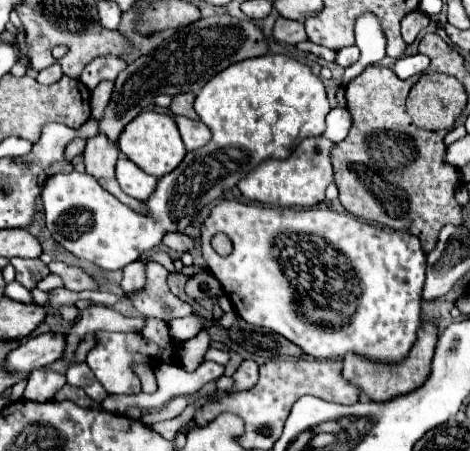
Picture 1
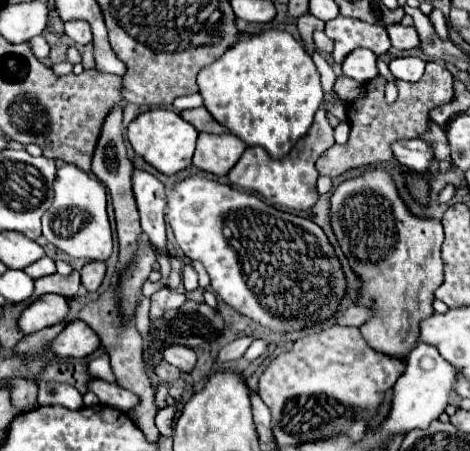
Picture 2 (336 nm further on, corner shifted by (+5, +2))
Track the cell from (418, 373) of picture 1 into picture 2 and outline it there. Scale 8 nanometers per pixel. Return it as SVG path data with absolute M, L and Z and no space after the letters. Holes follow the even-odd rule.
M375 169L363 177L341 183L331 197L331 225L333 231L351 263L351 267L361 275L363 293L359 303L373 307L377 313L373 319L363 323L361 335L367 345L383 355L407 359L411 349L419 341L419 323L433 315L433 295L435 289L443 283L443 263L441 263L441 245L443 245L443 227L435 219L417 219L409 213L401 197L397 195L395 183L389 173Z

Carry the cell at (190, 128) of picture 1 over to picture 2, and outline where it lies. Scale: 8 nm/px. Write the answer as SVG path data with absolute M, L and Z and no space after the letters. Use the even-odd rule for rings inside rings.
M199 133L193 165L213 175L227 175L229 169L239 161L243 151L245 145L231 133L223 135Z

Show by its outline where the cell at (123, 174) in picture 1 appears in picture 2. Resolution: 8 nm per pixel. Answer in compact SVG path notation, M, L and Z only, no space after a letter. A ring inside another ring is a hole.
M133 169L133 193L137 201L137 209L141 215L141 229L149 235L155 245L157 263L161 265L162 279L156 283L146 281L143 285L143 295L151 297L153 293L164 287L171 270L171 257L165 245L165 207L167 207L167 189L165 185L151 173L143 169Z

